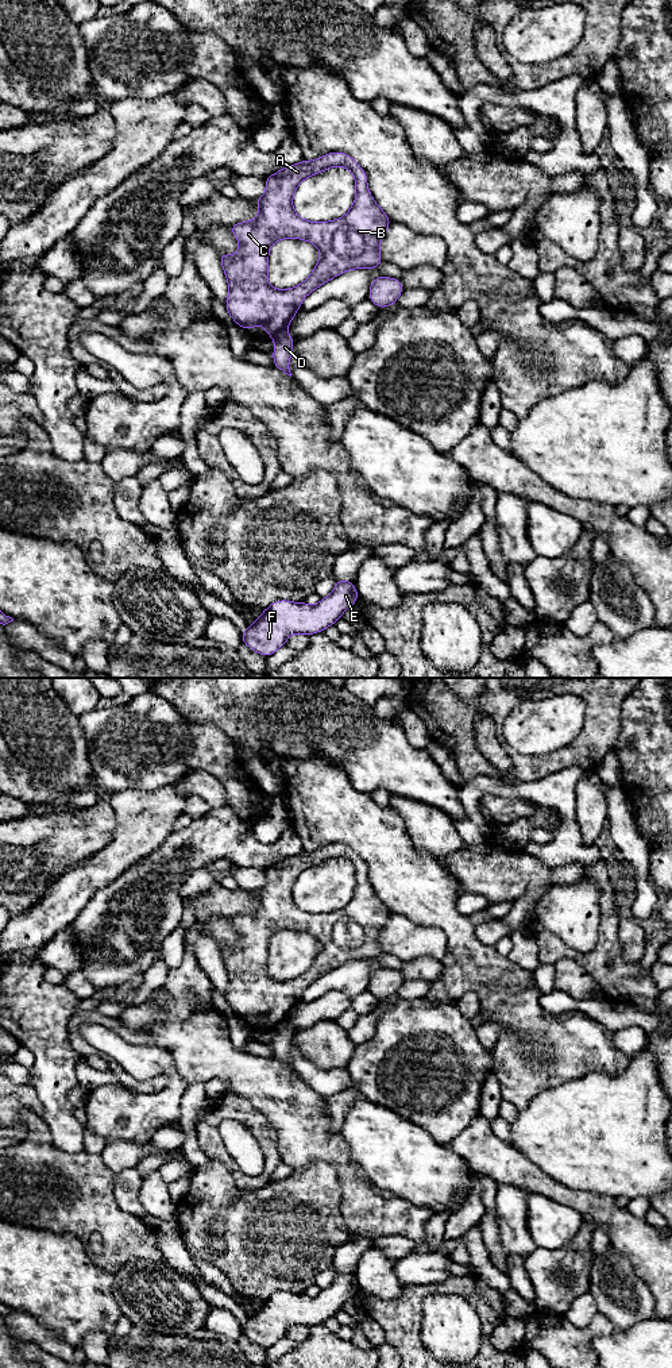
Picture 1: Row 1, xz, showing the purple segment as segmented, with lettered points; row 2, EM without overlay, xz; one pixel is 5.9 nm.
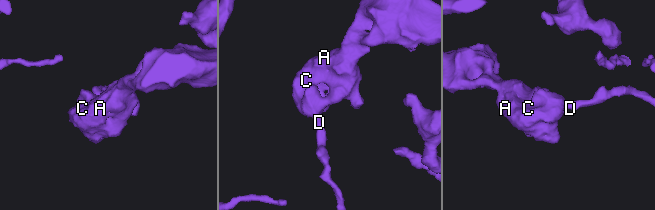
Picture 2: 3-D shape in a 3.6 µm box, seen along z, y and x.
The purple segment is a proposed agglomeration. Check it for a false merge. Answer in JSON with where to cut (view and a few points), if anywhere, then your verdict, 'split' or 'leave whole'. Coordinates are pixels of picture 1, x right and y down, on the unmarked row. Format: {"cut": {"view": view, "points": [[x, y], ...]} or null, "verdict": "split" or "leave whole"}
{"cut": {"view": "xz", "points": [[284, 1022], [273, 1028]]}, "verdict": "split"}

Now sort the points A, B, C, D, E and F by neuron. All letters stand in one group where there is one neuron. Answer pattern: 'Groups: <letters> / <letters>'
Groups: A B C / D E F

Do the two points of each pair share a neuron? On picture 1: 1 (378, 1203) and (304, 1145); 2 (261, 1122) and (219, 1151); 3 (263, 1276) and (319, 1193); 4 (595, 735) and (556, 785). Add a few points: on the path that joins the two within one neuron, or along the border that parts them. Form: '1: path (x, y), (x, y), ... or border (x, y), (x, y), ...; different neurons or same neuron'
1: path (359, 1185), (323, 1145); same neuron
2: path (242, 1113), (224, 1113), (213, 1124), (213, 1132); same neuron
3: path (263, 1256), (304, 1213); same neuron
4: border (595, 767), (570, 766), (541, 778); different neurons

